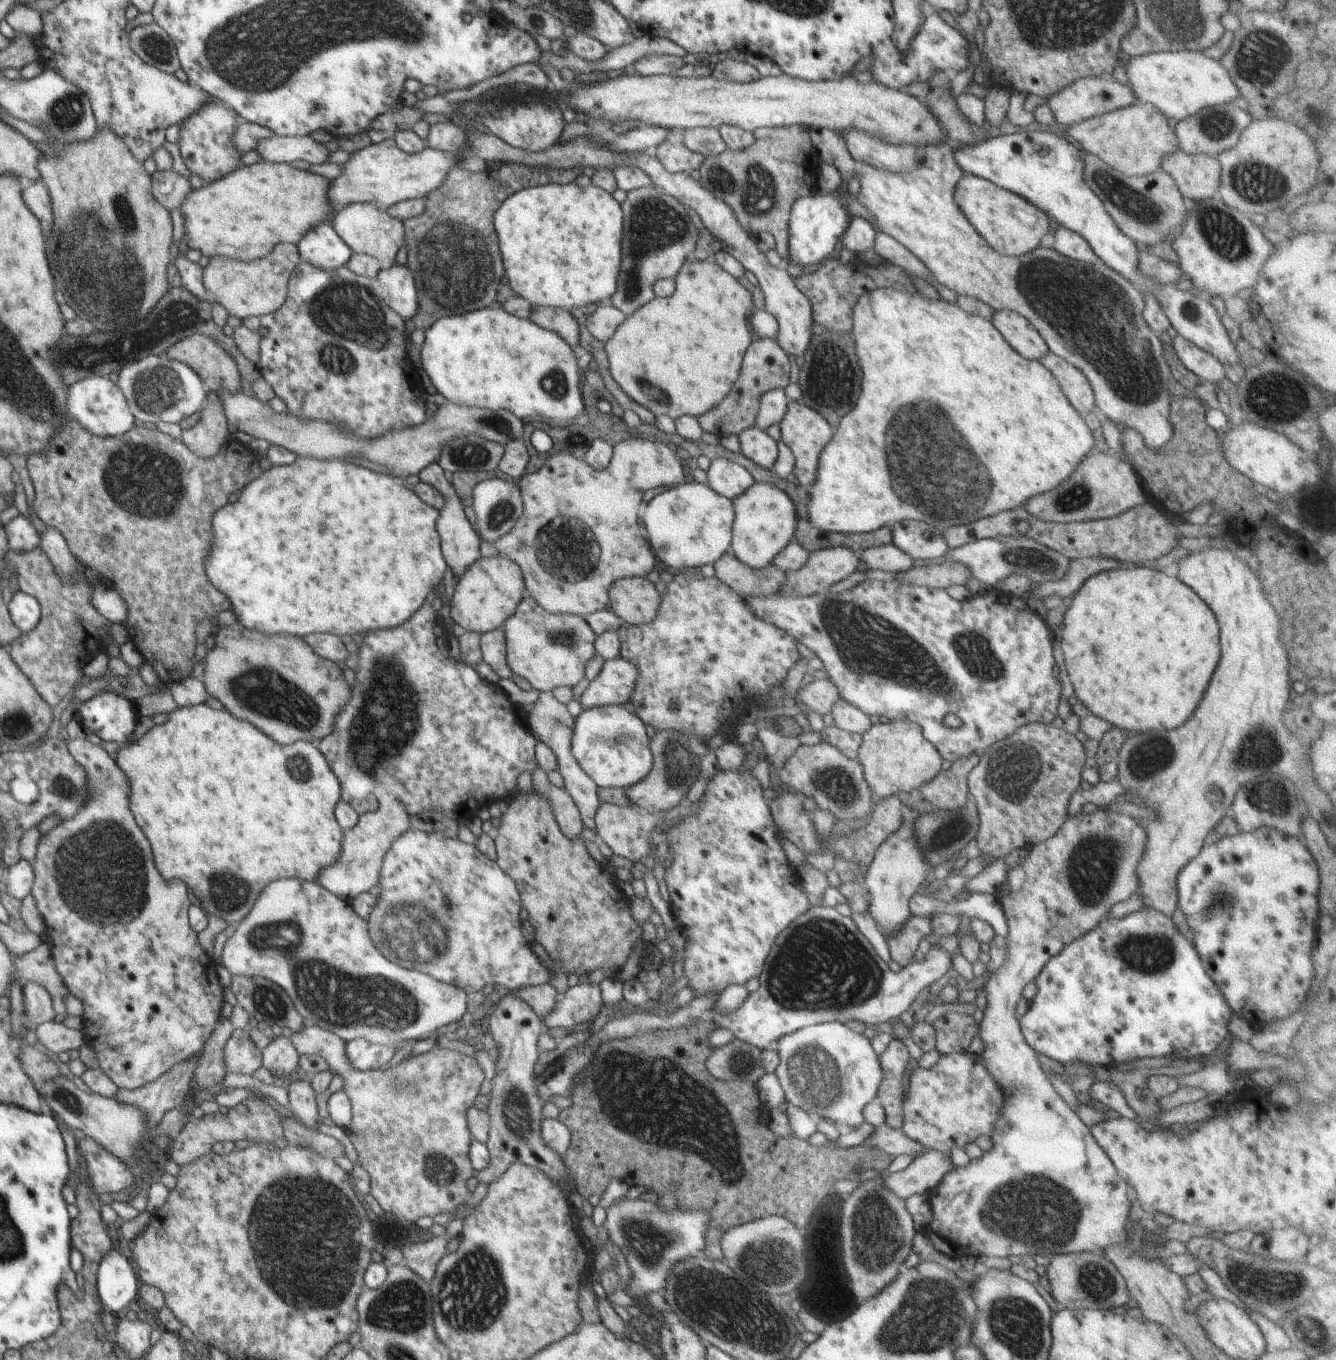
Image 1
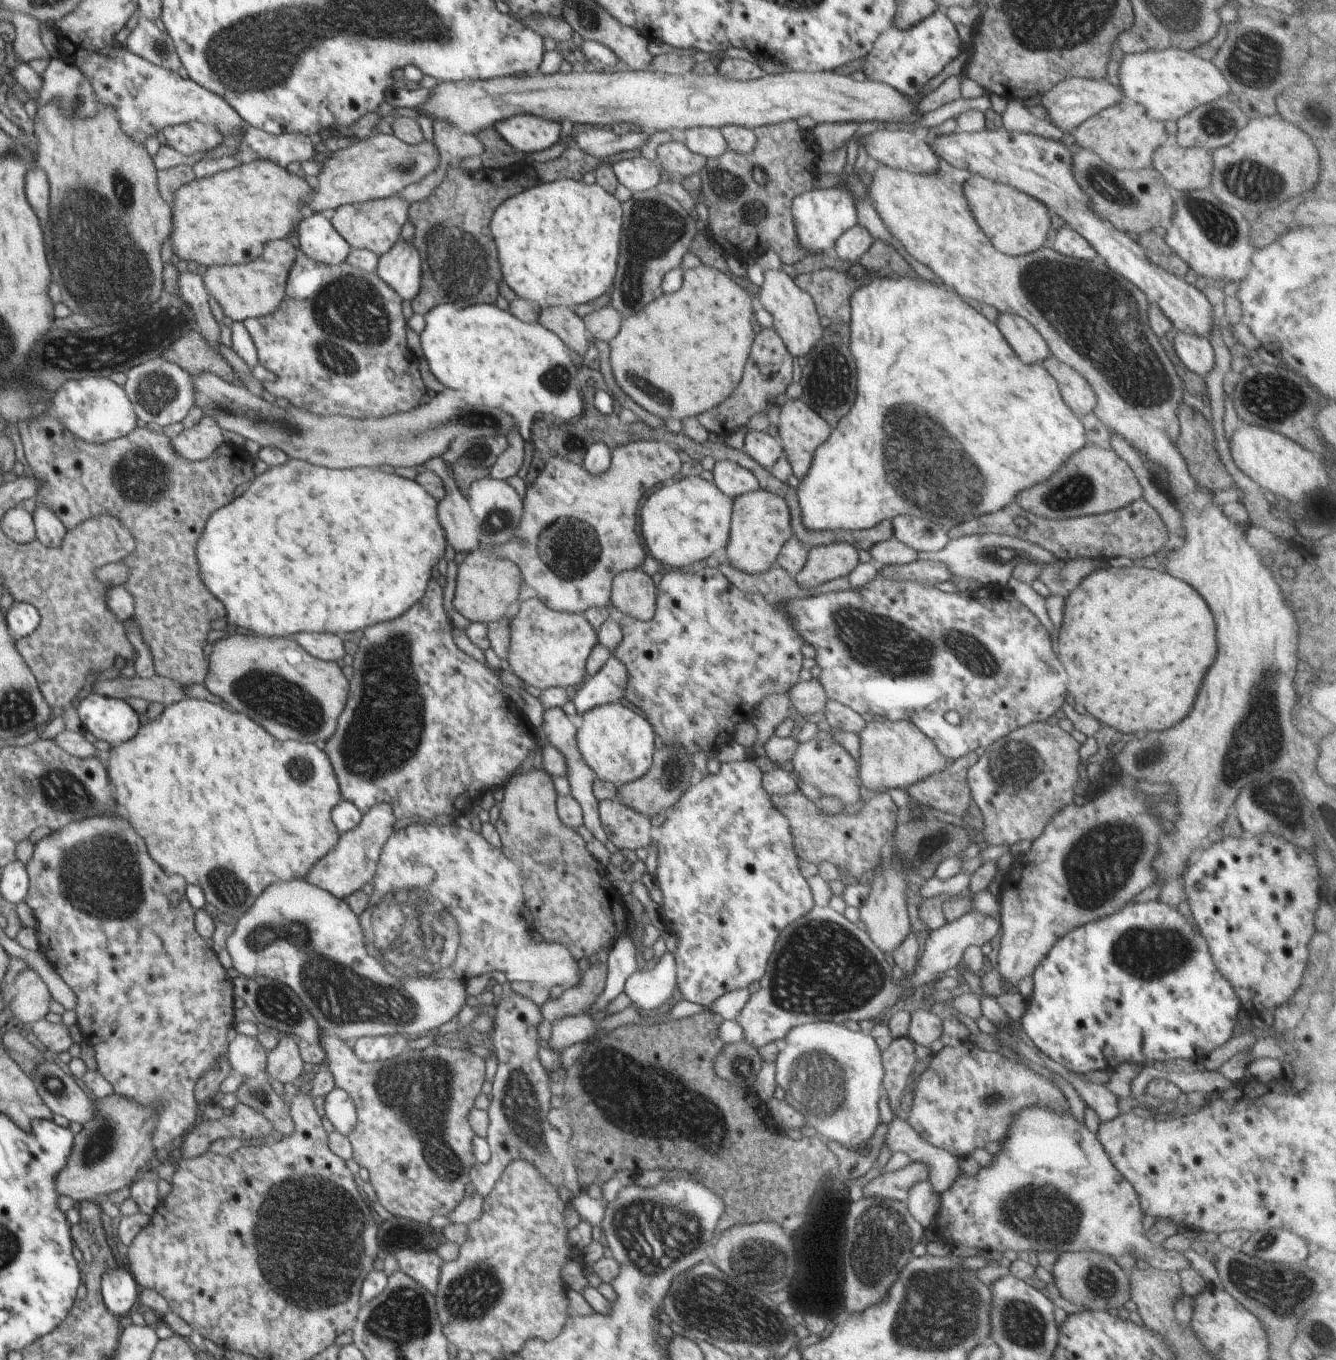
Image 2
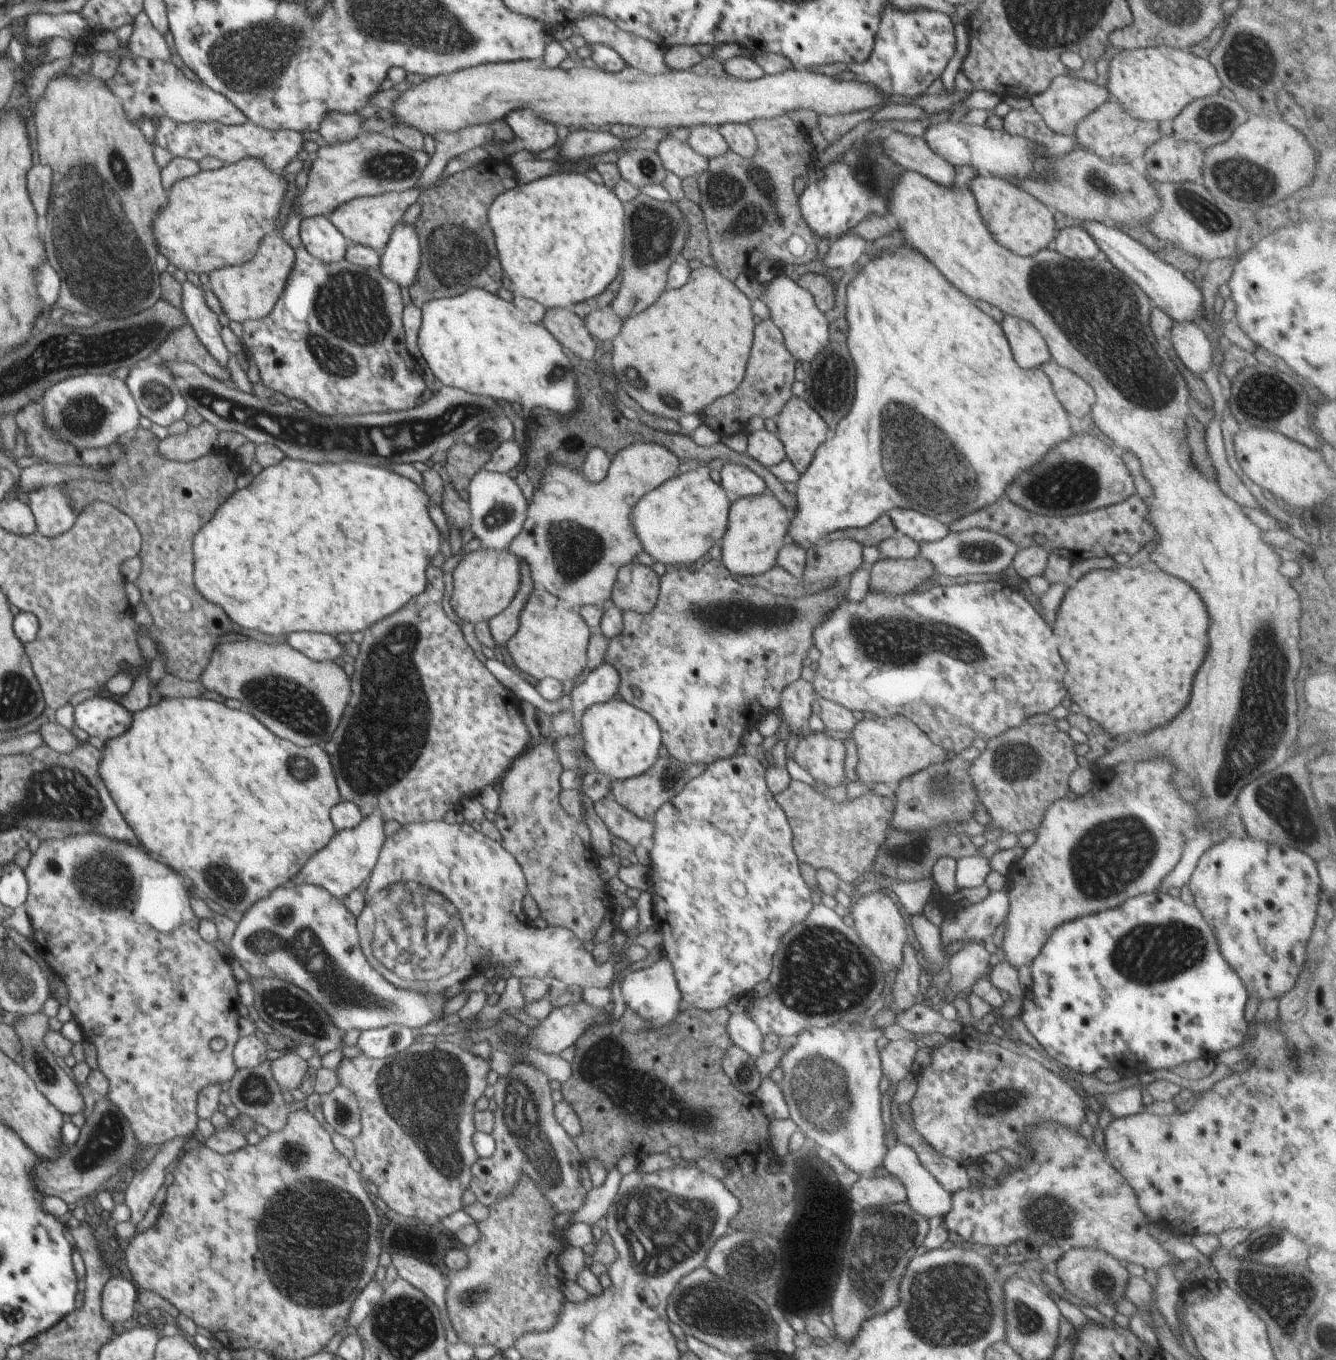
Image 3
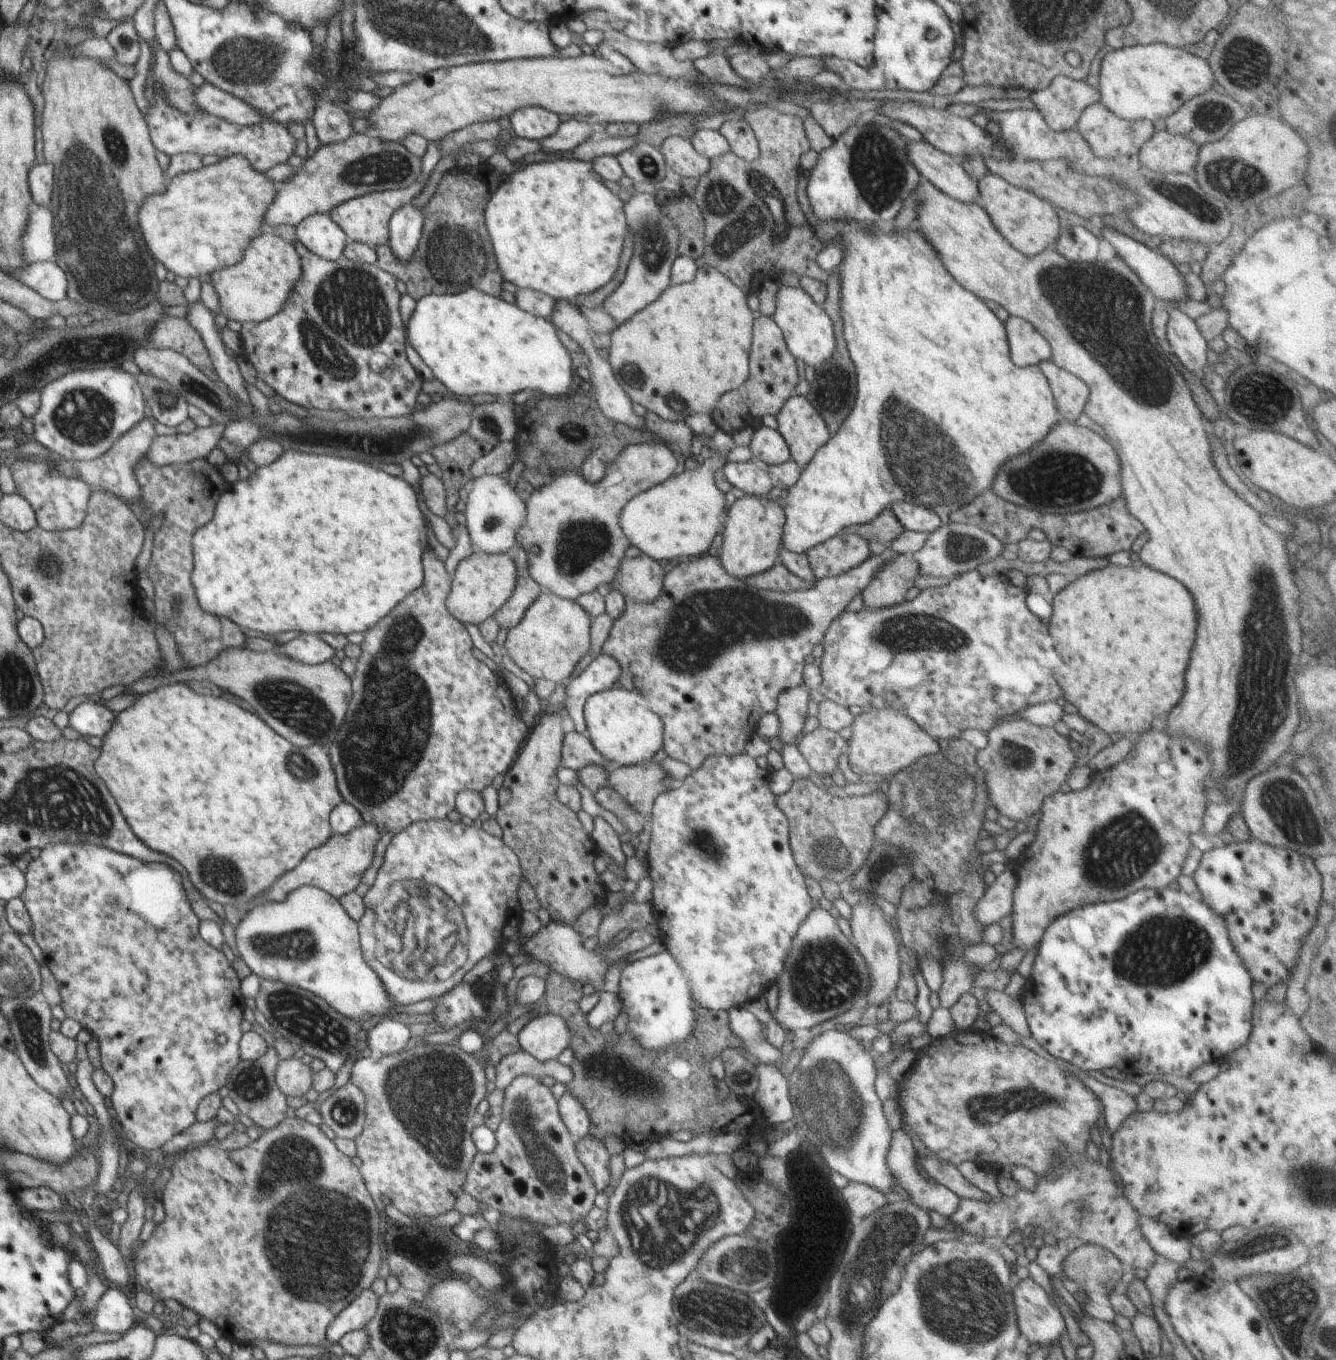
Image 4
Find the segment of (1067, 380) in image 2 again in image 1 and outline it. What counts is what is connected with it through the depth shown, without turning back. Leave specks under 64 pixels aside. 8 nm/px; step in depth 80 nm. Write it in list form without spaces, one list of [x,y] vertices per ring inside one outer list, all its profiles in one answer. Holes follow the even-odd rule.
[[[1050,352],[1043,356],[1040,362],[1056,376],[1066,398],[1083,417],[1096,411],[1092,386],[1088,384],[1086,376],[1080,372],[1079,368],[1068,364],[1063,358],[1058,358],[1057,354]]]

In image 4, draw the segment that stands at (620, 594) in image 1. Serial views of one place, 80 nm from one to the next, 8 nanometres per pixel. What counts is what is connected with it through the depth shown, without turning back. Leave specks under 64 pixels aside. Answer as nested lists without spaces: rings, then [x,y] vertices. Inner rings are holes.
[[[645,552],[642,556],[625,554],[610,588],[621,594],[625,604],[628,599],[651,603],[659,597],[665,575],[658,561]]]

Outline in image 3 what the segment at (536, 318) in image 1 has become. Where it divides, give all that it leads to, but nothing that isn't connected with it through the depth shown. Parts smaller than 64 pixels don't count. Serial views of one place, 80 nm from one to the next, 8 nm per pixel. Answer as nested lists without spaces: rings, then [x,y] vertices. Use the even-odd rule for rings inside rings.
[[[548,307],[542,325],[554,335],[564,349],[572,350],[580,359],[592,359],[596,342],[587,329],[586,315],[581,319],[572,309]]]

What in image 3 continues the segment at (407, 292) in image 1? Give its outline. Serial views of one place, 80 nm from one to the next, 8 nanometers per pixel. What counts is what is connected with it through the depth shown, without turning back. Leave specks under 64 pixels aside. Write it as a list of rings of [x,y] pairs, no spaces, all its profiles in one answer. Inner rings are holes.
[[[400,220],[380,256],[378,269],[385,277],[399,287],[414,286],[421,268],[421,246],[414,224],[403,226]]]

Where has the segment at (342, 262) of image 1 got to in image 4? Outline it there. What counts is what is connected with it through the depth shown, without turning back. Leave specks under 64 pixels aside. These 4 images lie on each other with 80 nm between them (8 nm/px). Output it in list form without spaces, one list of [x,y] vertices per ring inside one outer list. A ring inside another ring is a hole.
[[[313,214],[296,226],[297,240],[309,251],[327,261],[338,260],[343,255],[348,236],[333,221],[330,214]]]

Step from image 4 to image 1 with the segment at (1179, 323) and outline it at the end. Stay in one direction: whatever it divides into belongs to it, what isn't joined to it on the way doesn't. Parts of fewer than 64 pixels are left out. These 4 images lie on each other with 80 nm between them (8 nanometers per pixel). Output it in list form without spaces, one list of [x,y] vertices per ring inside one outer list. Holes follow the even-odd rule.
[[[1183,336],[1176,337],[1173,341],[1173,347],[1185,367],[1200,379],[1218,383],[1225,377],[1224,365],[1215,356],[1198,348]]]

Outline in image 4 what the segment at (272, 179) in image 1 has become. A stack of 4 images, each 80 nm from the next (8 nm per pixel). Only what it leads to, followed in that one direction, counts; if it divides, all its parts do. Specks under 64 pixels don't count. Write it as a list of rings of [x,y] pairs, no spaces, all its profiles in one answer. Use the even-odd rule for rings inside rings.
[[[242,155],[179,174],[162,194],[143,200],[138,213],[142,238],[152,257],[176,276],[211,275],[241,261],[252,239],[267,231],[265,214],[276,198],[276,185]]]

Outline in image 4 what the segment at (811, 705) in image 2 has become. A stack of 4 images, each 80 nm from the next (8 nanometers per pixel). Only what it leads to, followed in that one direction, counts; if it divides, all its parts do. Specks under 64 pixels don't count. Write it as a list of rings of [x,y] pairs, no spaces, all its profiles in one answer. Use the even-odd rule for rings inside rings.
[[[804,684],[783,690],[777,696],[776,712],[780,719],[779,737],[782,742],[794,743],[797,746],[797,742],[802,738],[800,732],[808,718],[810,699],[811,694],[808,694],[808,688]]]

